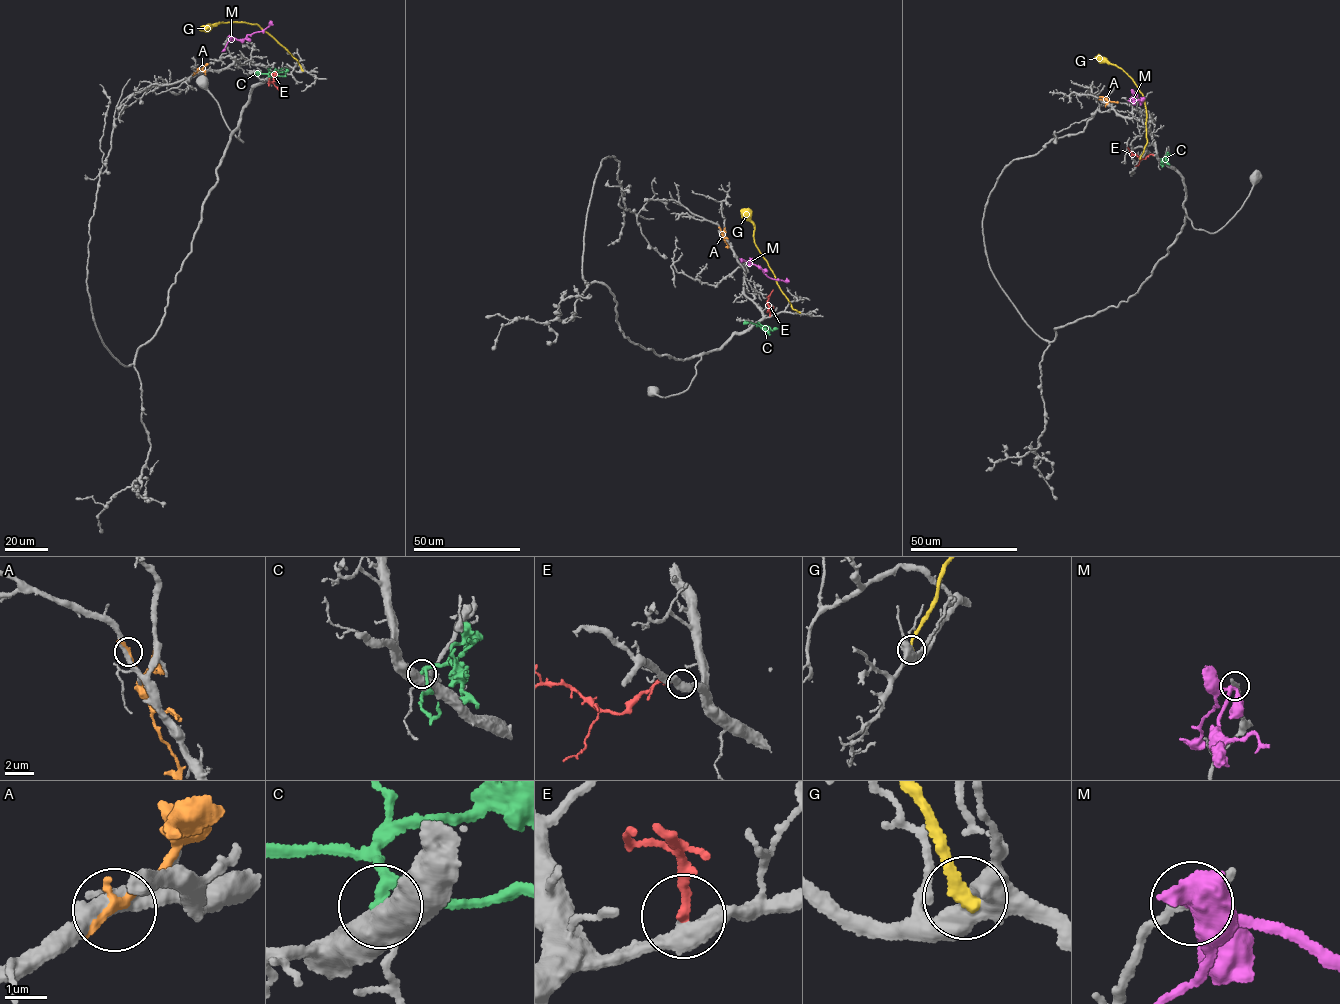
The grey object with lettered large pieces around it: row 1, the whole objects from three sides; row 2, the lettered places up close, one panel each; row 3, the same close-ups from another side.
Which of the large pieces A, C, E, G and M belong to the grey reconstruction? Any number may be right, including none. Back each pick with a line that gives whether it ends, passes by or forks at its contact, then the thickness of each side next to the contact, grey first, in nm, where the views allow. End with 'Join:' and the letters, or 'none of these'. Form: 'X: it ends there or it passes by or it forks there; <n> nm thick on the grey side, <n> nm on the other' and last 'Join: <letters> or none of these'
E: it ends there; 420 nm thick on the grey side, 240 nm on the other
Join: E

